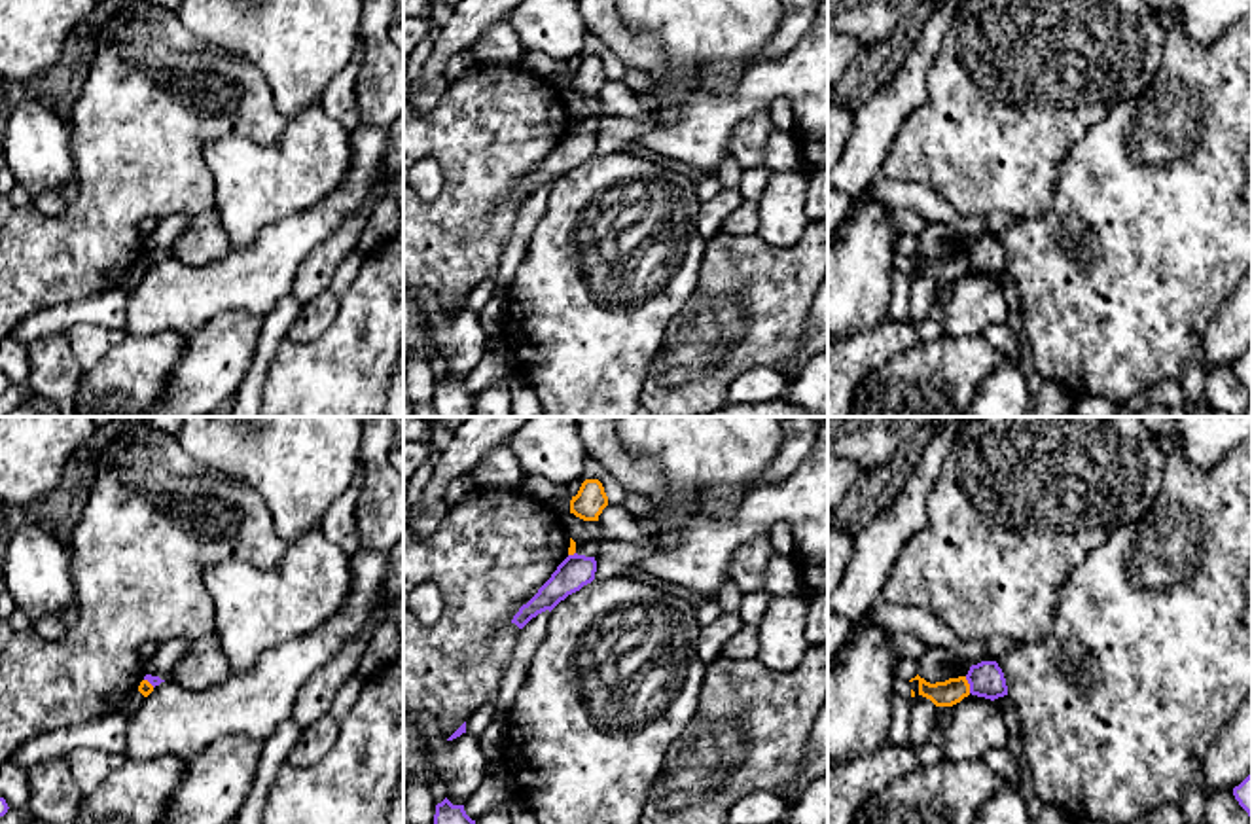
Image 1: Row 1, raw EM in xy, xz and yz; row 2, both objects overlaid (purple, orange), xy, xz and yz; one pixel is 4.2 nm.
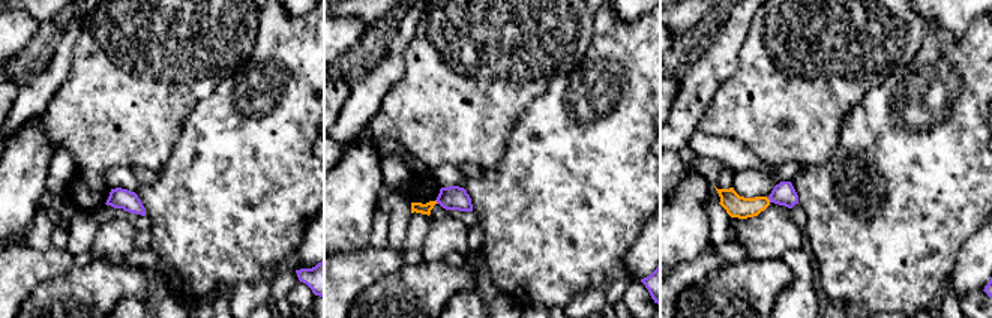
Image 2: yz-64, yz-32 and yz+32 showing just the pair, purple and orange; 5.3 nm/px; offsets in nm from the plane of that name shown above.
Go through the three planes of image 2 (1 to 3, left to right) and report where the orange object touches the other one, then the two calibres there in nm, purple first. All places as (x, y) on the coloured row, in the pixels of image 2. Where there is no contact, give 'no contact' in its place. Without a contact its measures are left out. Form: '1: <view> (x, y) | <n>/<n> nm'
1: no contact
2: yz-32 (435, 200) | 130/60 nm
3: yz+32 (769, 198) | 130/120 nm

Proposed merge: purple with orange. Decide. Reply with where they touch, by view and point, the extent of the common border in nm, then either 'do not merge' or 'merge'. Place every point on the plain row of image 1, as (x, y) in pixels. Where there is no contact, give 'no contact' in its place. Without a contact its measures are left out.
yz (968, 258) | 80 nm | do not merge

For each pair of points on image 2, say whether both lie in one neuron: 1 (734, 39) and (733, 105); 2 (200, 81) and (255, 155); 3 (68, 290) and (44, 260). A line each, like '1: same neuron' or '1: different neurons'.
1: different neurons
2: different neurons
3: different neurons

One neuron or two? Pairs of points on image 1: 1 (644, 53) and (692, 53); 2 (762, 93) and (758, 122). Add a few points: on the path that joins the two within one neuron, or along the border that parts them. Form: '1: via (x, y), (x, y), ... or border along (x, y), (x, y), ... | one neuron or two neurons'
1: border along (633, 23), (658, 40), (665, 57), (658, 72) | two neurons
2: border along (768, 108), (743, 120), (730, 141) | two neurons

